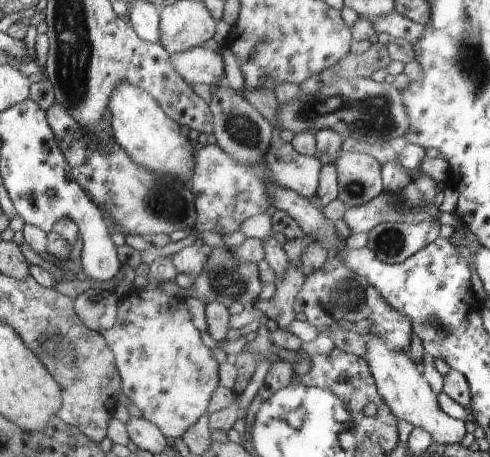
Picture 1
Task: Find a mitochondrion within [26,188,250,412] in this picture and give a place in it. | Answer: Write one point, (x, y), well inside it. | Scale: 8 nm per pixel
(53, 345)

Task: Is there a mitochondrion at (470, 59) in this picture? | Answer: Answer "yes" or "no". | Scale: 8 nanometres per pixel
yes

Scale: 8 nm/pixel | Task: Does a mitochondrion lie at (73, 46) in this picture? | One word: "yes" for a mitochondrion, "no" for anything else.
yes

